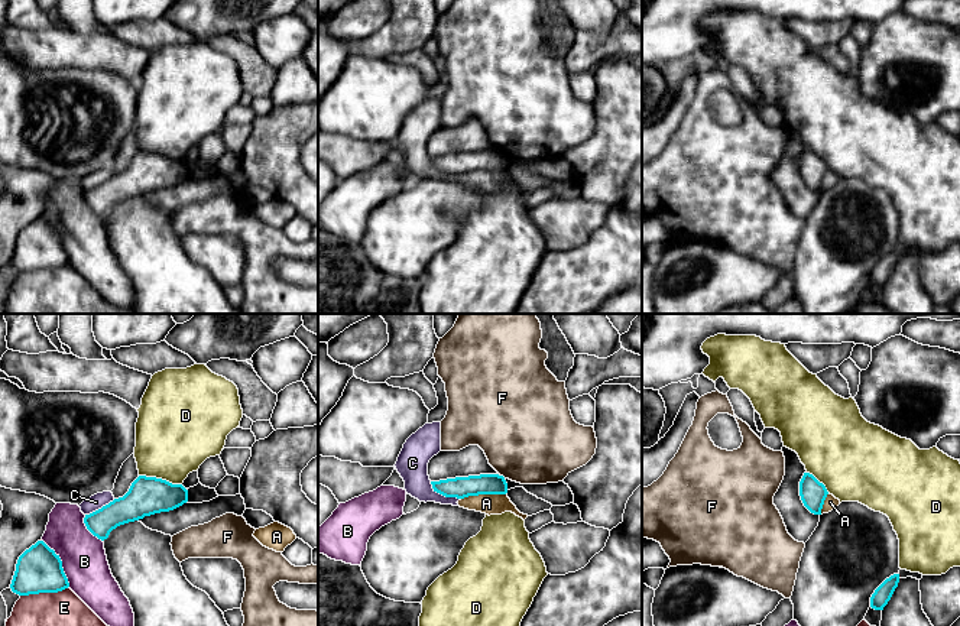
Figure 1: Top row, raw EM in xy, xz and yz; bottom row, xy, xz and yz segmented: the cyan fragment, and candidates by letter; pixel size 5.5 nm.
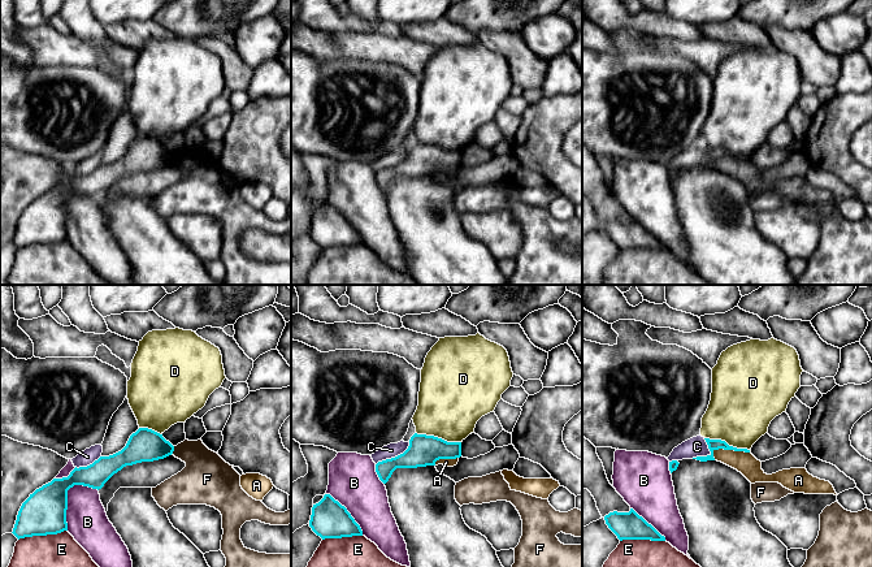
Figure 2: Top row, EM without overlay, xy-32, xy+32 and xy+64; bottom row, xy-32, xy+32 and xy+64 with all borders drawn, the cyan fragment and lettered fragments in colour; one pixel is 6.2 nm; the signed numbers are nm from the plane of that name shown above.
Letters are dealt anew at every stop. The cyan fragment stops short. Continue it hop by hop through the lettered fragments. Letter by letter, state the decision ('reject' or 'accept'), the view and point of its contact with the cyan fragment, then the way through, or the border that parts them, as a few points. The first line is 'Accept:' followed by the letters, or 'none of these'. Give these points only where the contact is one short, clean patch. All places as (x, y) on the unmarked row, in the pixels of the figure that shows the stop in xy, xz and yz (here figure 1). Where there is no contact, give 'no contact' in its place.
Accept: none of these
A: reject | xz (483, 169) | along xz (505, 169), (479, 169), (461, 175)
B: reject | xy (61, 239)
C: reject | xz (444, 171)
D: reject | xy (161, 155) | along xy (139, 151), (161, 153), (181, 161)
E: reject | xy (44, 268)
F: reject | xz (502, 152) | along xz (500, 151), (505, 153)

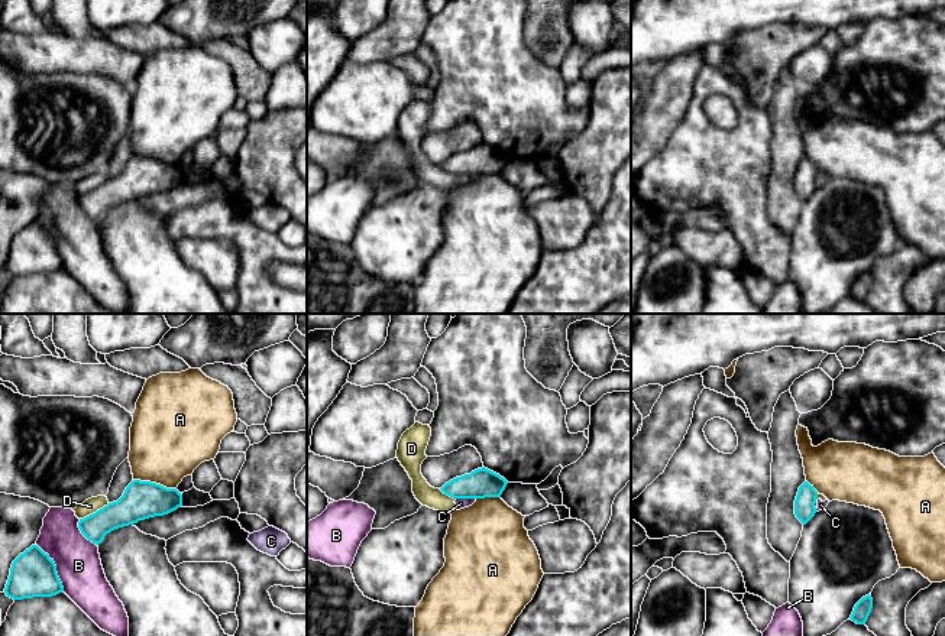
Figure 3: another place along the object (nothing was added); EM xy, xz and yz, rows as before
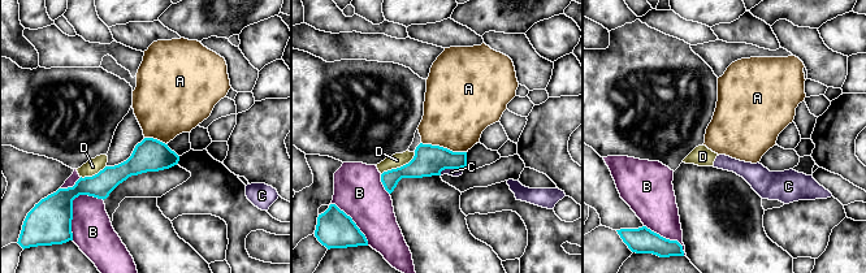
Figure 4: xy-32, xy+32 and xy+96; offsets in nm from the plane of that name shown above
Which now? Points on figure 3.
Accept: none of these
A: reject | xy (155, 159) | along xy (133, 155), (155, 158), (175, 165)
B: reject | xy (55, 243)
C: reject | xz (466, 174) | along xz (456, 174), (475, 175)
D: reject | xy (96, 188)

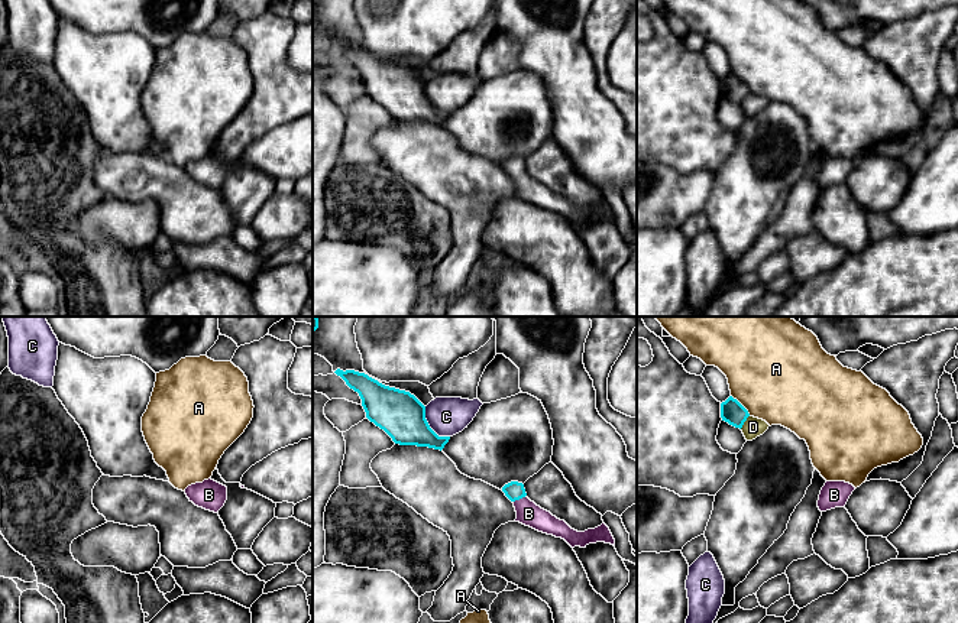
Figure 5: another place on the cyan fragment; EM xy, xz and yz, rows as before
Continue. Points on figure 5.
Accept: B
A: reject | yz (741, 81) | along yz (731, 71), (750, 91)
B: accept | xz (518, 175) | across xz (514, 166), (518, 175), (528, 190)
C: reject | xz (429, 103)
D: reject | yz (744, 97) | along yz (748, 91), (740, 104)

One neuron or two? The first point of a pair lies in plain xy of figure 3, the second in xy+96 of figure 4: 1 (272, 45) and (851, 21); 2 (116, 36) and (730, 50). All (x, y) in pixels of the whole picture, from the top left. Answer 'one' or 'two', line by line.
1: one
2: two

